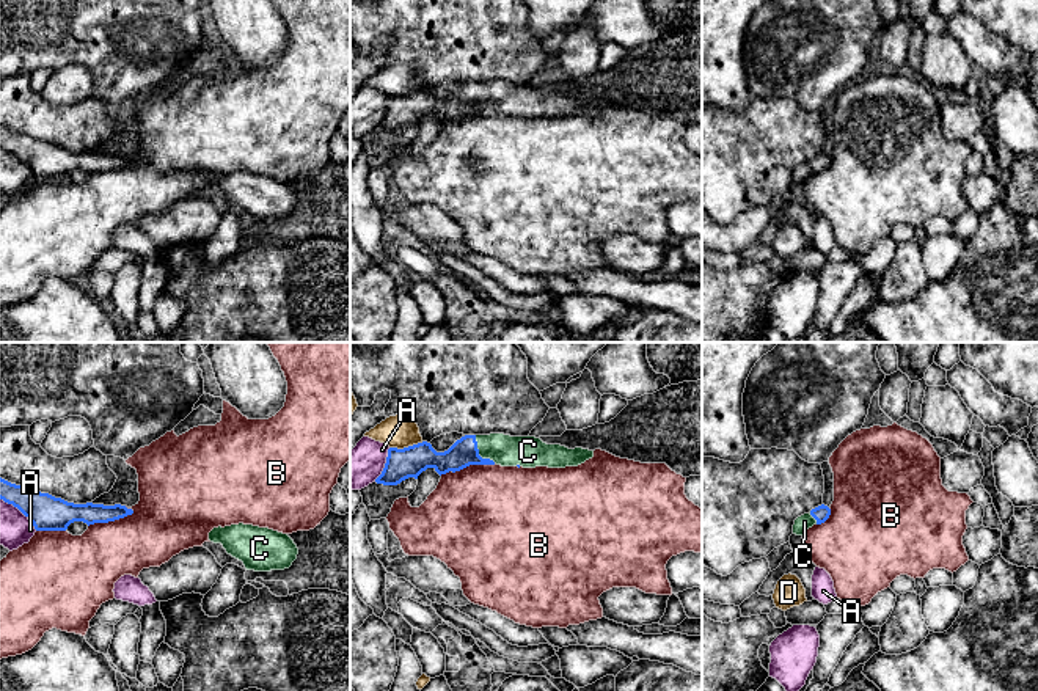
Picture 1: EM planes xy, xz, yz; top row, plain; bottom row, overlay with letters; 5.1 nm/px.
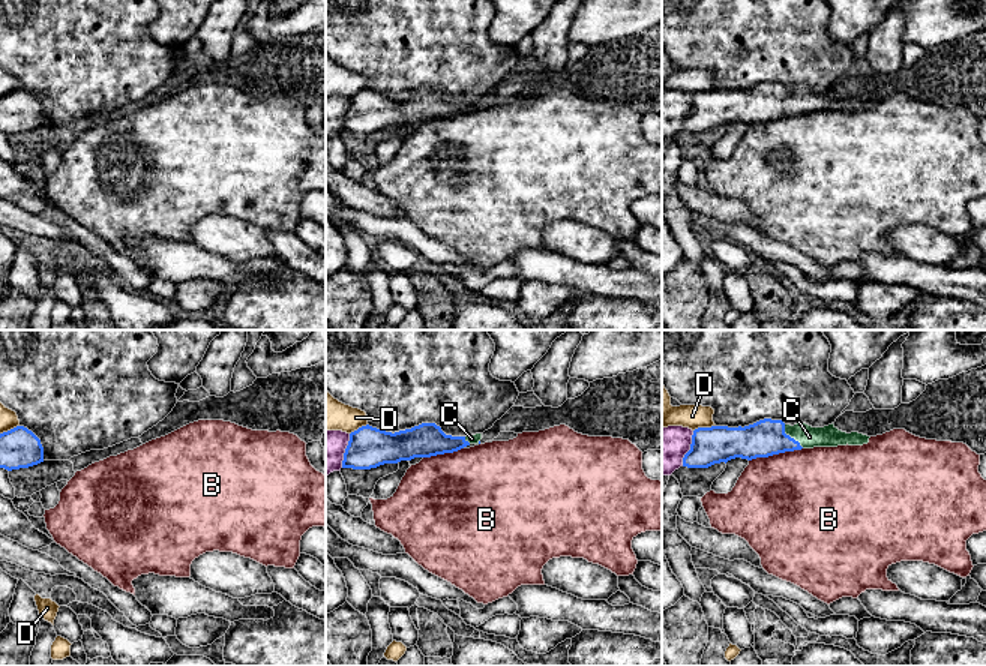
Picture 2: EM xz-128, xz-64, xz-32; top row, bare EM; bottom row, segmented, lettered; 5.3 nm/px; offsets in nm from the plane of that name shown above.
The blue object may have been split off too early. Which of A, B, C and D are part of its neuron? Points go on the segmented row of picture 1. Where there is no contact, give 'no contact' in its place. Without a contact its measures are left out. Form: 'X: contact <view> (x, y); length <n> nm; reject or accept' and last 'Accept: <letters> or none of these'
A: contact xz (385, 465); length 190 nm; reject
B: contact xy (110, 520); length 260 nm; reject
C: contact xz (478, 453); length 180 nm; accept
D: contact xz (405, 448); length 180 nm; reject
Accept: C

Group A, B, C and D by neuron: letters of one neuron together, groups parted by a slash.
A / B / C / D

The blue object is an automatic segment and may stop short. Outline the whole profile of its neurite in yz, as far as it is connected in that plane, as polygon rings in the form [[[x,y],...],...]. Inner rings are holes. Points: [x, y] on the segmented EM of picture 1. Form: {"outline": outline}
{"outline": [[[824,504],[812,509],[809,514],[804,514],[795,520],[793,525],[793,534],[796,536],[804,536],[809,528],[813,525],[821,525],[824,523],[831,515],[831,509]]]}

